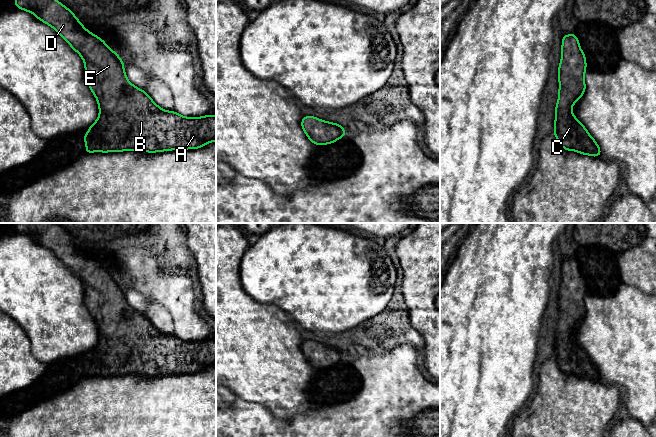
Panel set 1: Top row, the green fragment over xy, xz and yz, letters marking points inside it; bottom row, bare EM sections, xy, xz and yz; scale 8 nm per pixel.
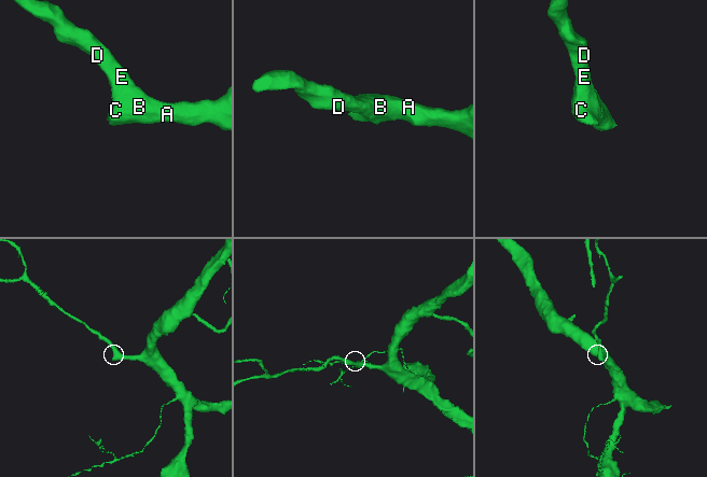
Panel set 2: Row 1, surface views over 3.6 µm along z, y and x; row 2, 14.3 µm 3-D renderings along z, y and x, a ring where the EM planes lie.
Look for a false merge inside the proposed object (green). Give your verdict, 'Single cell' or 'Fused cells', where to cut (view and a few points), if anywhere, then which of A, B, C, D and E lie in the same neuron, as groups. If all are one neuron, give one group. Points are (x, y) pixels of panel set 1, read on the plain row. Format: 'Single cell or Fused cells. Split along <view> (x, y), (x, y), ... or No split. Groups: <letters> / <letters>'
Single cell. No split. Groups: A B C D E

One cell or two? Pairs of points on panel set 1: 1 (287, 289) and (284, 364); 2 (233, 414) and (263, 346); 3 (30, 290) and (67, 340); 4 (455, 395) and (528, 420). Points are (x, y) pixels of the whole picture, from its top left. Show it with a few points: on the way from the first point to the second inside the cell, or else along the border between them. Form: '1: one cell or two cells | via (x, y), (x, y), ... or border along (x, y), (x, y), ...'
1: two cells | border along (264, 304), (278, 305), (297, 325)
2: two cells | border along (236, 396), (248, 401), (257, 402), (262, 406)
3: one cell | via (42, 302), (53, 313), (57, 322), (63, 328)
4: two cells | border along (528, 401), (512, 419)

